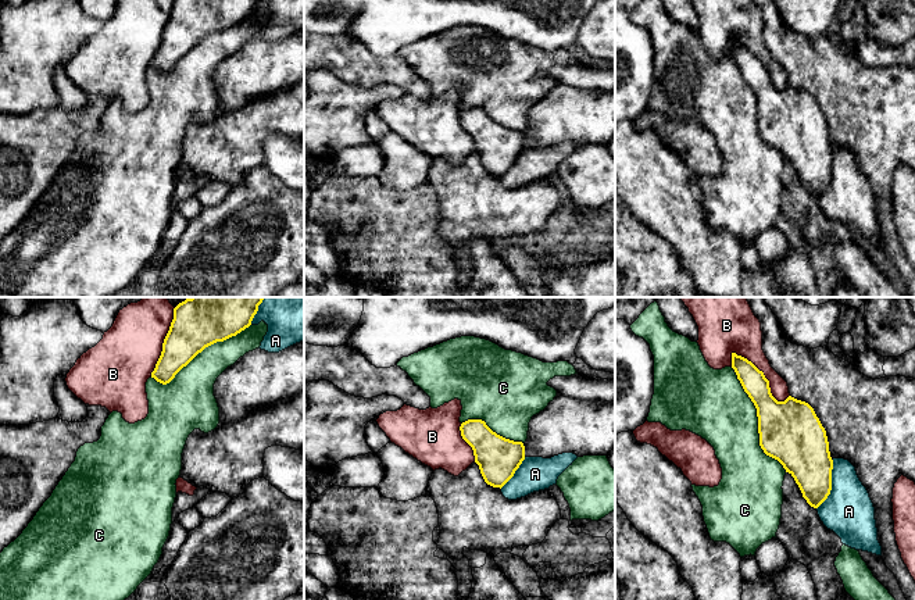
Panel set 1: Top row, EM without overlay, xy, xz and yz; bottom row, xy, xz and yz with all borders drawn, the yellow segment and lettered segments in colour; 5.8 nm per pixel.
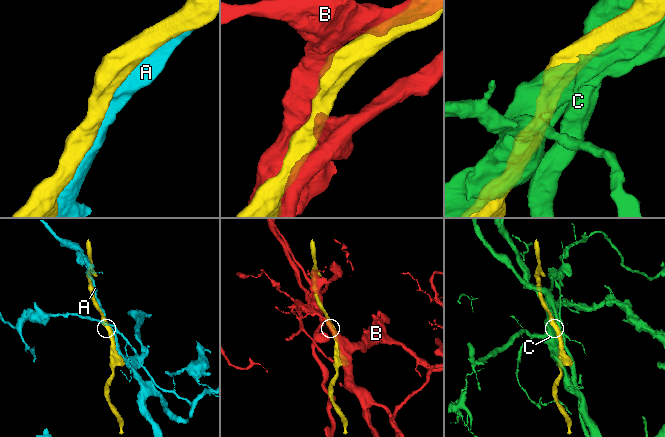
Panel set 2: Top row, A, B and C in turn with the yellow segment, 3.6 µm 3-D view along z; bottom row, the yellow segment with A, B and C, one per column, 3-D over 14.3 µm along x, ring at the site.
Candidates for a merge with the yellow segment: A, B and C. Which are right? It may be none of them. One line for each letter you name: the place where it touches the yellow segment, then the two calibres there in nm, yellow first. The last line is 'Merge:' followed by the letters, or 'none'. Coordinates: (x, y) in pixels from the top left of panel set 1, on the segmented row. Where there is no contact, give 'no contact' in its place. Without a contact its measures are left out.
Merge: none

